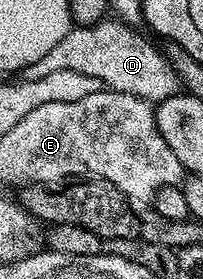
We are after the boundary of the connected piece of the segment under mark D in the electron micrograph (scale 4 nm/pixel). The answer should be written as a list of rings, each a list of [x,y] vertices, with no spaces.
[[[106,17],[94,24],[83,24],[73,26],[71,30],[62,37],[58,44],[54,45],[41,58],[41,60],[34,61],[33,64],[28,65],[21,73],[21,79],[26,81],[38,81],[48,74],[56,72],[76,72],[82,73],[84,76],[94,77],[105,88],[109,90],[128,93],[130,96],[136,96],[139,99],[144,99],[149,103],[155,105],[162,100],[168,100],[170,96],[179,94],[182,89],[180,78],[177,71],[174,70],[173,65],[167,59],[167,56],[160,52],[136,30],[130,28],[127,22],[111,17]]]

